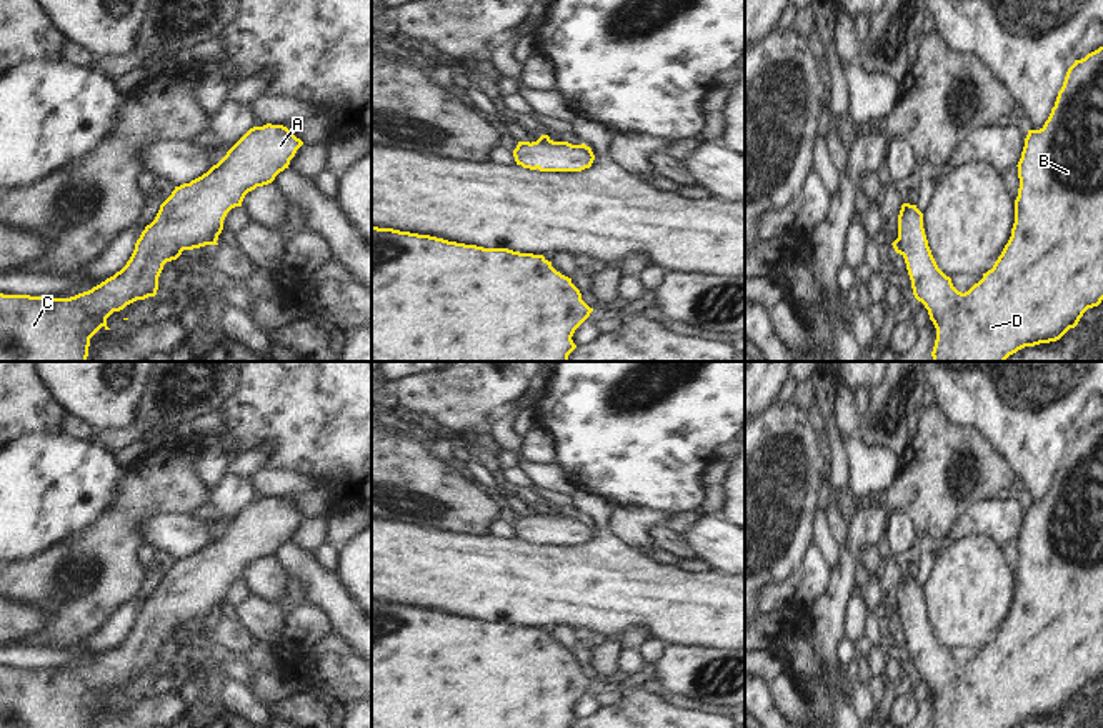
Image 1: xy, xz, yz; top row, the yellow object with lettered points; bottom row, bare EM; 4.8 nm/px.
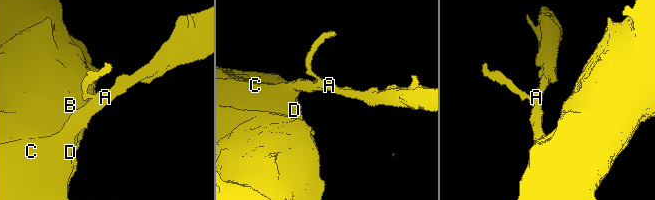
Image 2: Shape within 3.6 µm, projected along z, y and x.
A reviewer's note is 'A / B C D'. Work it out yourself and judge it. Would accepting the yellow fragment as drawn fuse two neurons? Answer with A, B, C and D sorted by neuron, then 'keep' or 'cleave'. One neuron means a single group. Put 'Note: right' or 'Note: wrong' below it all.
A B C D | keep
Note: wrong

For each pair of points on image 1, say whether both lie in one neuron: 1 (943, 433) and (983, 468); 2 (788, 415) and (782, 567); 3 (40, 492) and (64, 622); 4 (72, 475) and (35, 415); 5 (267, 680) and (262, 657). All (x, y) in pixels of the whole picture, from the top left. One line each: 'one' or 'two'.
1: one
2: one
3: two
4: two
5: one

